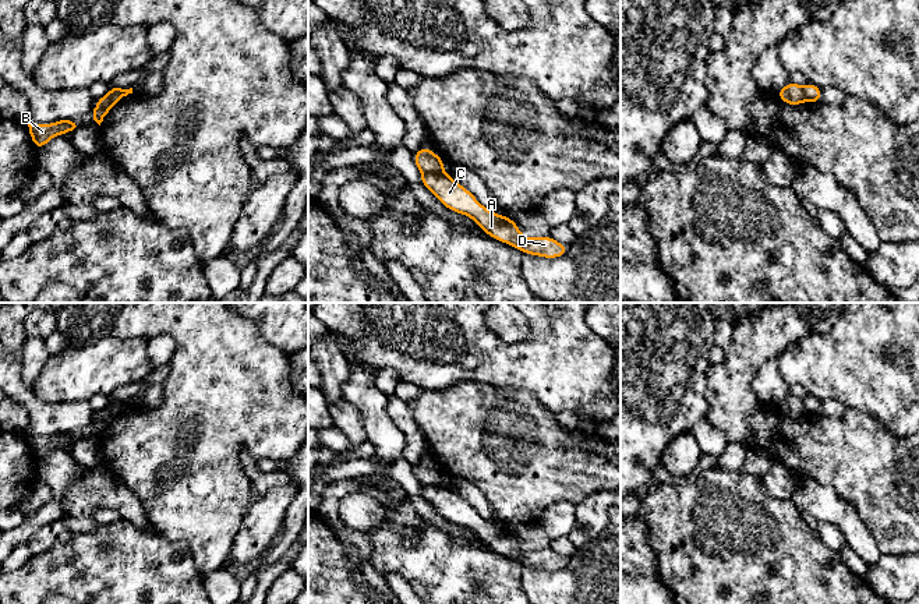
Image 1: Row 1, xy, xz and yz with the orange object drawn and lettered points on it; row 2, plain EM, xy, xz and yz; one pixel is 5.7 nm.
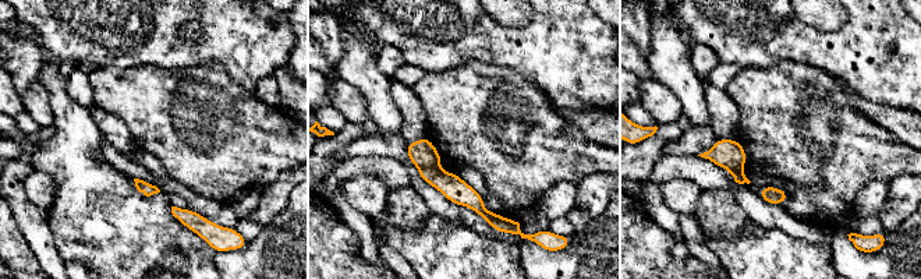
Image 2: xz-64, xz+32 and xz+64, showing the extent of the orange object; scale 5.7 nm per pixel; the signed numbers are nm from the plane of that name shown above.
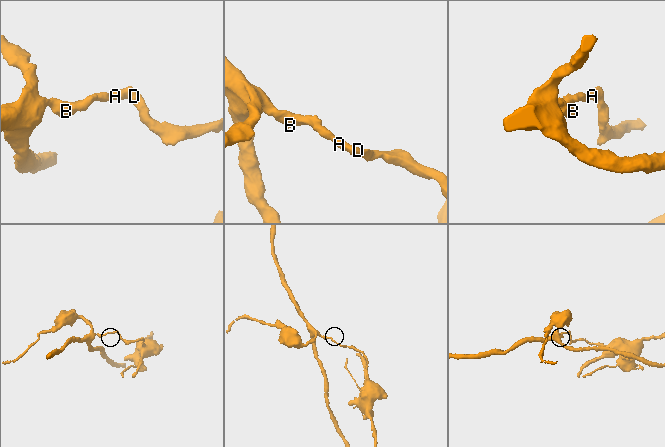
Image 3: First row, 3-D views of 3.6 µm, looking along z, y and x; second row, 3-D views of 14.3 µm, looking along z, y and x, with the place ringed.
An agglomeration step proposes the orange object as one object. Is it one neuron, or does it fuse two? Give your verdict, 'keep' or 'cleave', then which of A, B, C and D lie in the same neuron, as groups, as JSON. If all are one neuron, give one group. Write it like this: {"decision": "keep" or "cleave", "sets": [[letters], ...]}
{"decision": "cleave", "sets": [["A", "C", "D"], ["B"]]}

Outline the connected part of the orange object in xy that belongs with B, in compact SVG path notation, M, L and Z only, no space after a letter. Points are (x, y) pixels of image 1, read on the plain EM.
M28 432L29 446L36 462L43 460L52 452L53 448L66 448L77 438L70 432L60 432L50 437L36 437Z

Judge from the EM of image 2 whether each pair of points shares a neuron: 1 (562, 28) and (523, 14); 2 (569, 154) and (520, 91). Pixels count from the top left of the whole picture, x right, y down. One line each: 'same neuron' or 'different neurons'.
1: different neurons
2: same neuron

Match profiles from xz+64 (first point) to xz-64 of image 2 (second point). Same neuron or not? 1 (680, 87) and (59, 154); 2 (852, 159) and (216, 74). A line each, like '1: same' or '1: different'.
1: same
2: same

